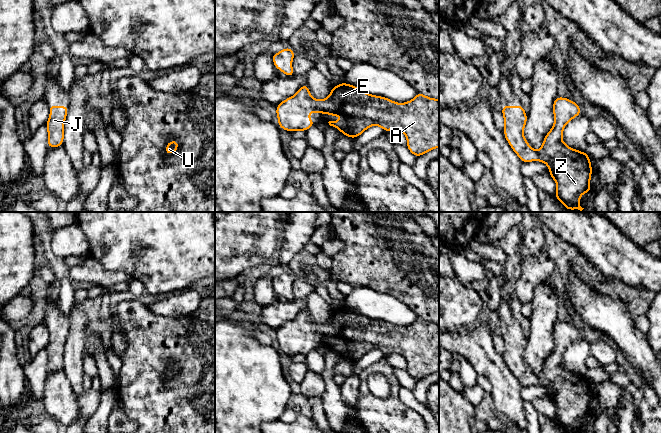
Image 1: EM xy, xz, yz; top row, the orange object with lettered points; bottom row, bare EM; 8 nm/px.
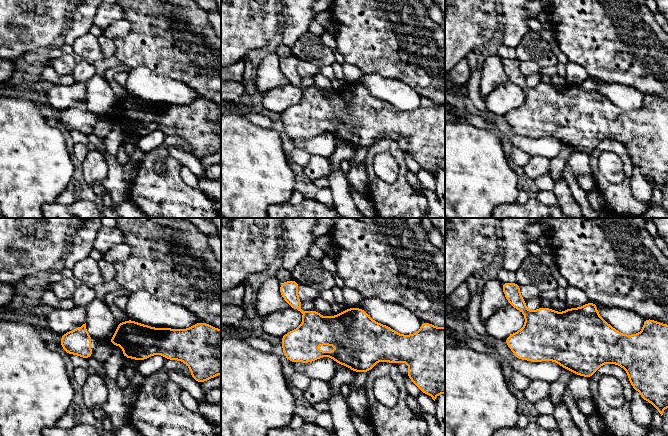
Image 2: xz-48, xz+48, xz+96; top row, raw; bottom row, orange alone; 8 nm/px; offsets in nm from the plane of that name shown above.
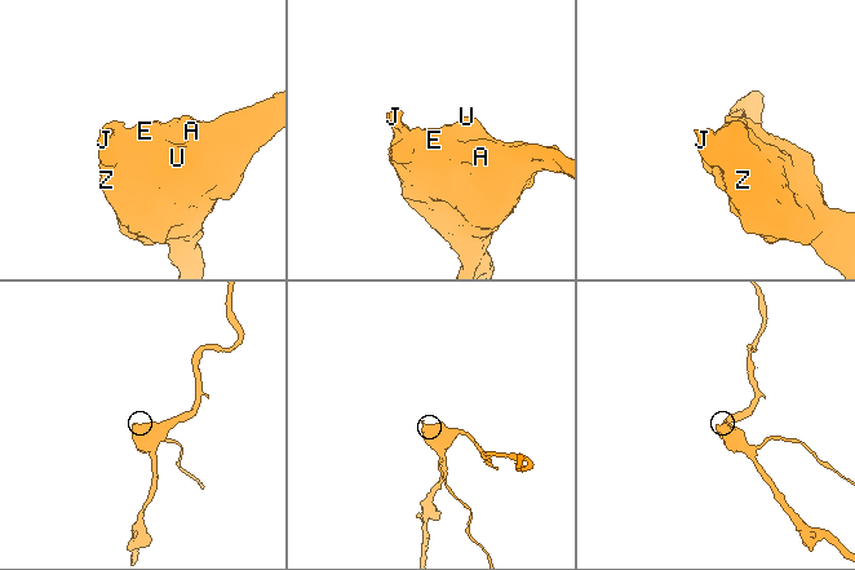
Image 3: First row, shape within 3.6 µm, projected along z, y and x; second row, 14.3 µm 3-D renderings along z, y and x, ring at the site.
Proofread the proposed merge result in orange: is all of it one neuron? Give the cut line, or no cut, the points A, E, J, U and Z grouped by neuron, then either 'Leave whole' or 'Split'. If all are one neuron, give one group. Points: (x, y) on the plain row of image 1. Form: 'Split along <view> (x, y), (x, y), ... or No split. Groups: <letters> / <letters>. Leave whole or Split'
No split. Groups: A E J U Z. Leave whole

